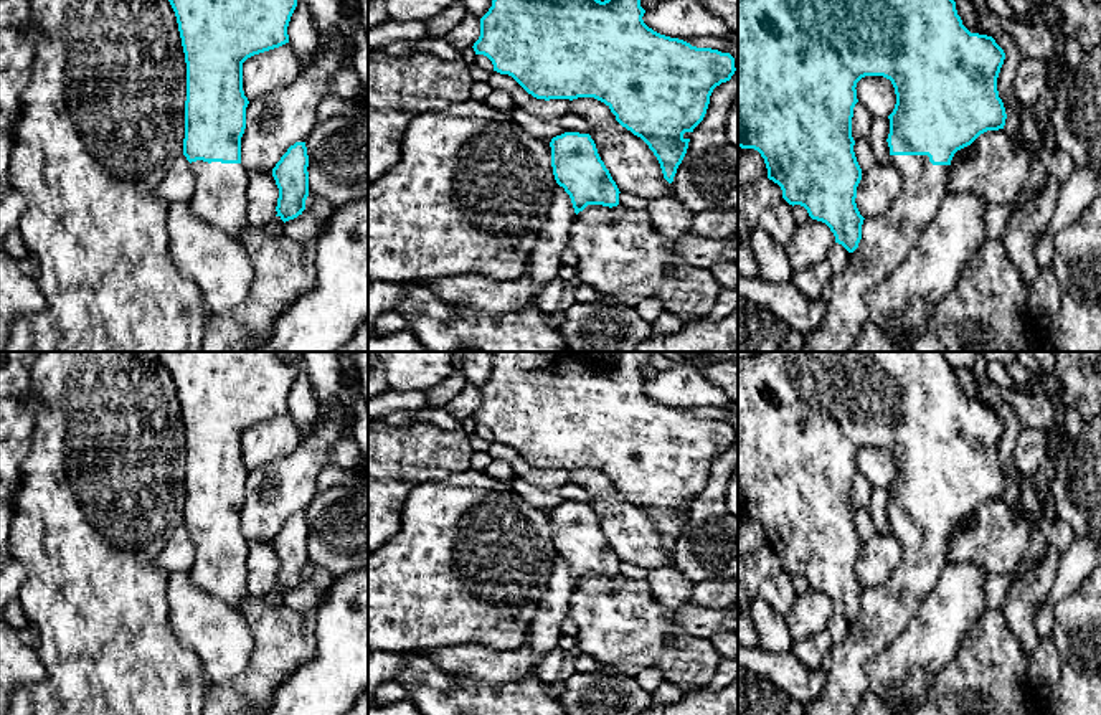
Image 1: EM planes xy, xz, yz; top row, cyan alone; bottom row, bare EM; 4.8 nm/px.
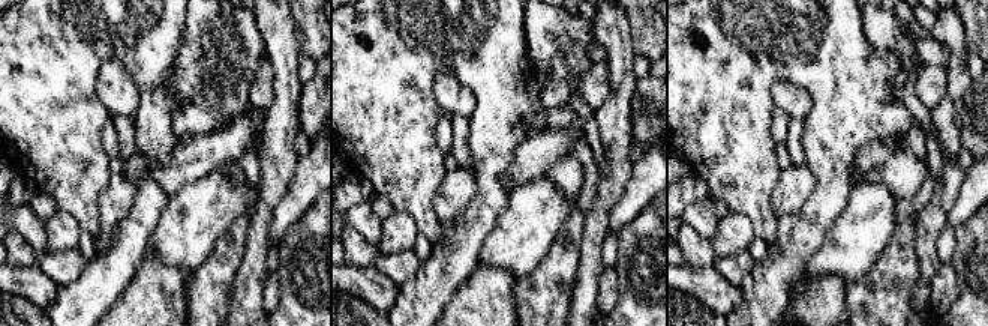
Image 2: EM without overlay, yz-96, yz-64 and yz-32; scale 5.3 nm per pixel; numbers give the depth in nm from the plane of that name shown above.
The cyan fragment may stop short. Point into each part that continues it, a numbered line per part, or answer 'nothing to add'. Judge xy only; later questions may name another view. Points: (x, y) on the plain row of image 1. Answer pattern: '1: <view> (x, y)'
1: xy (218, 568)

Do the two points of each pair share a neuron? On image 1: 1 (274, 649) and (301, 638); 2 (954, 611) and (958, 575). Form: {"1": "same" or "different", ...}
{"1": "same", "2": "same"}

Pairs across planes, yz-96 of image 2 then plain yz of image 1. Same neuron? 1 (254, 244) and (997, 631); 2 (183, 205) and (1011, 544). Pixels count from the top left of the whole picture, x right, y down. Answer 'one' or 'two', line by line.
1: two
2: two

